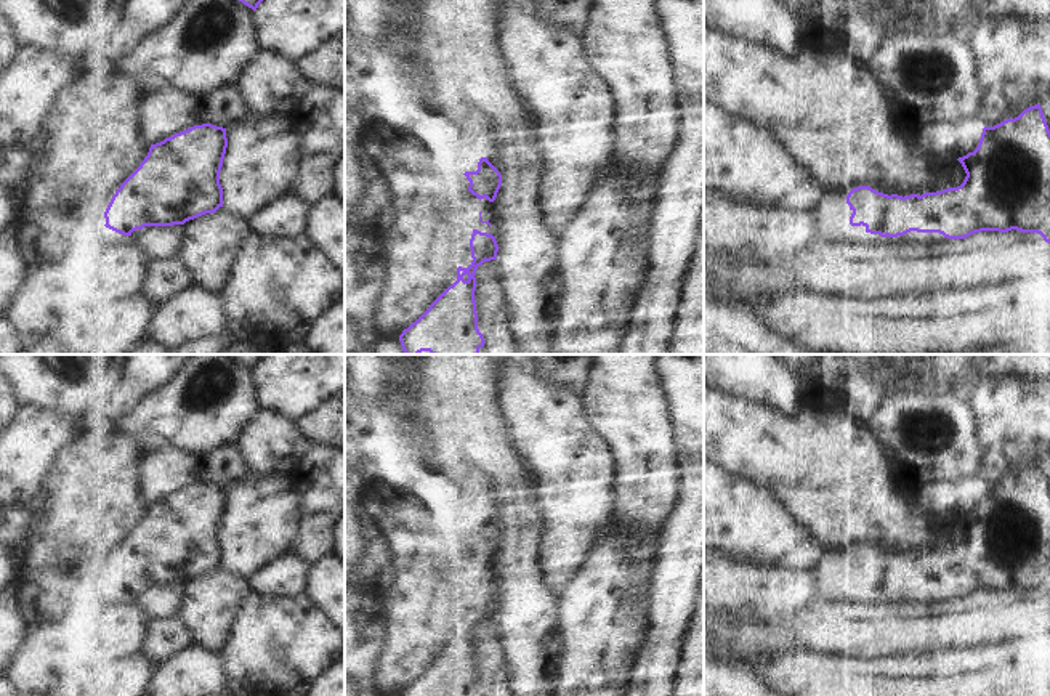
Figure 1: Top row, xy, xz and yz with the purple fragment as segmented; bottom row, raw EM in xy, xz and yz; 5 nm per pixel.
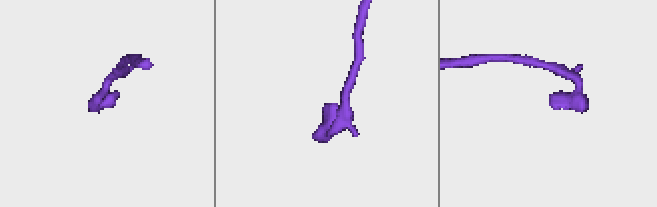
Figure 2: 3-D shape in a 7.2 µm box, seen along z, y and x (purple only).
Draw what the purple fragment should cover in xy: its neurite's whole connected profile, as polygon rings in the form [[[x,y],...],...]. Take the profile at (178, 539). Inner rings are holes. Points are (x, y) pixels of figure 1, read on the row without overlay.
[[[194,484],[151,504],[139,526],[120,544],[106,571],[106,587],[131,595],[144,585],[184,584],[223,566],[220,531],[226,488]]]

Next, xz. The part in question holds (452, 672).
[[[473,589],[470,598],[471,624],[457,627],[457,640],[399,696],[483,696],[478,688],[475,661],[476,629],[497,617],[499,605],[492,593]]]

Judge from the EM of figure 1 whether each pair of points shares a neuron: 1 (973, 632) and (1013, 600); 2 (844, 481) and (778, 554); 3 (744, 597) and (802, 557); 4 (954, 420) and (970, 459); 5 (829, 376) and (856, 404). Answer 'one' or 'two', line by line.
1: one
2: two
3: two
4: one
5: one

